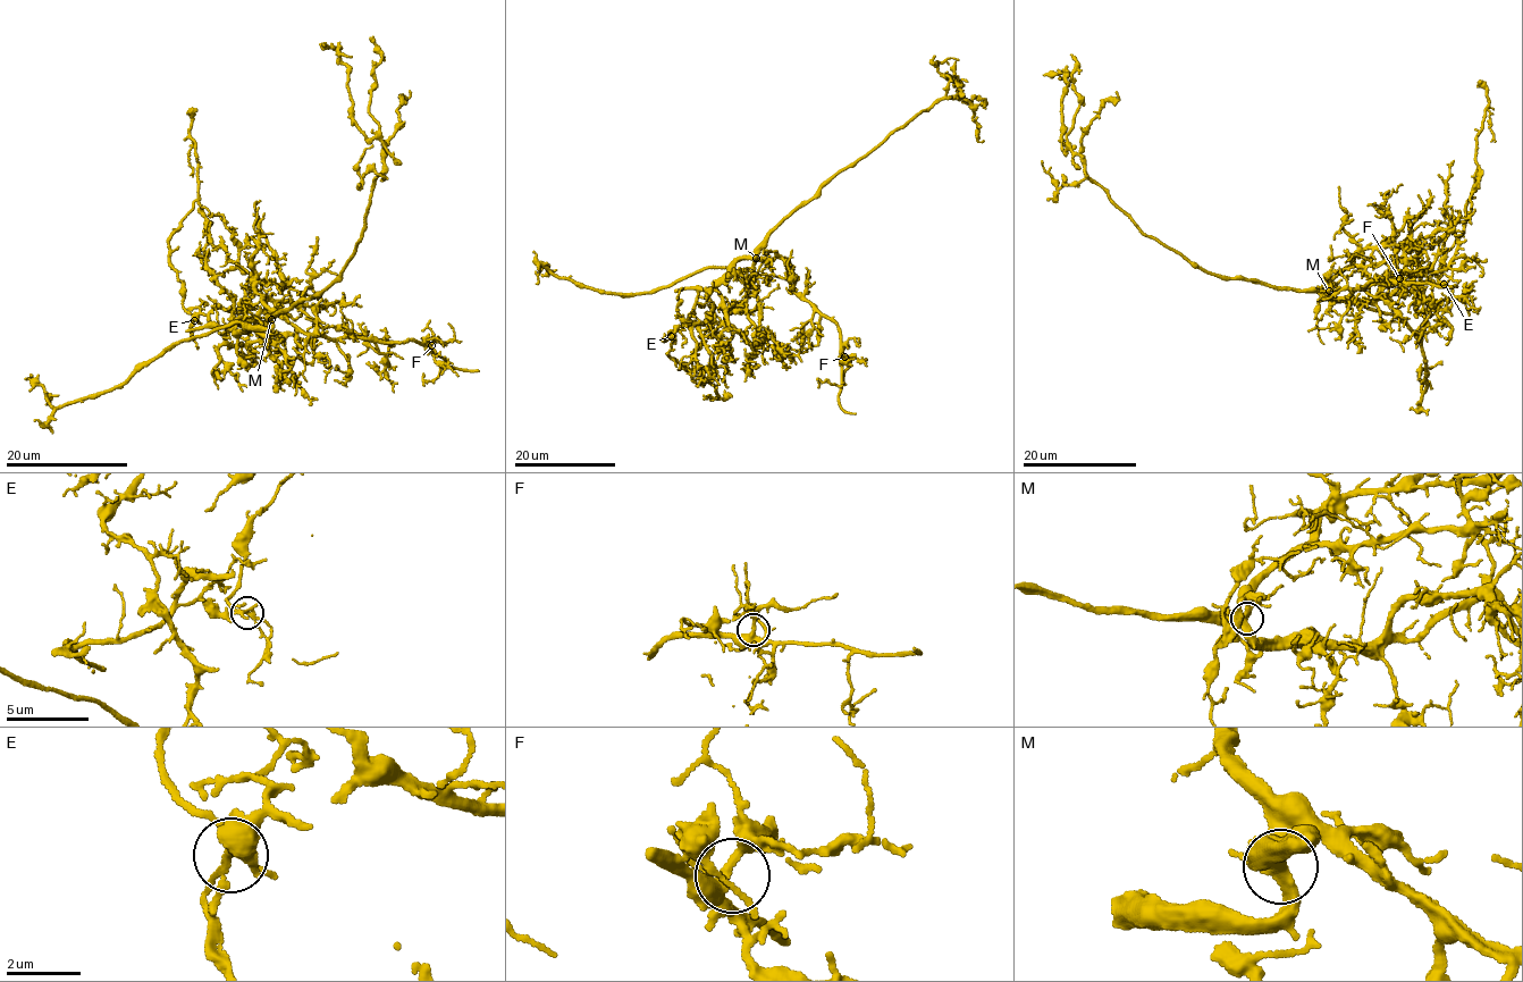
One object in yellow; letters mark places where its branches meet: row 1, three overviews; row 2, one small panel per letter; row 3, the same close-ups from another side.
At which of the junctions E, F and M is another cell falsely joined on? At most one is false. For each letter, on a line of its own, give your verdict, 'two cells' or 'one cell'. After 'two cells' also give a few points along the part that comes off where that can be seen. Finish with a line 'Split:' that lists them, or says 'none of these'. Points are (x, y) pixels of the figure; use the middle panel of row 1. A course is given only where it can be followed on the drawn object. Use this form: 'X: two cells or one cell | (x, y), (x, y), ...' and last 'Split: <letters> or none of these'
E: one cell
F: one cell
M: one cell
Split: none of these

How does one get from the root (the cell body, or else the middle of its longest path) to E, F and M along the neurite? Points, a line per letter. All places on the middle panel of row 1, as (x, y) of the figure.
E: (772, 232), (756, 257), (737, 259), (715, 288), (700, 290), (687, 321), (671, 337)
F: (772, 232), (758, 250), (758, 258), (776, 257), (784, 261), (789, 286), (835, 324), (844, 357)
M: (772, 232), (756, 258)

